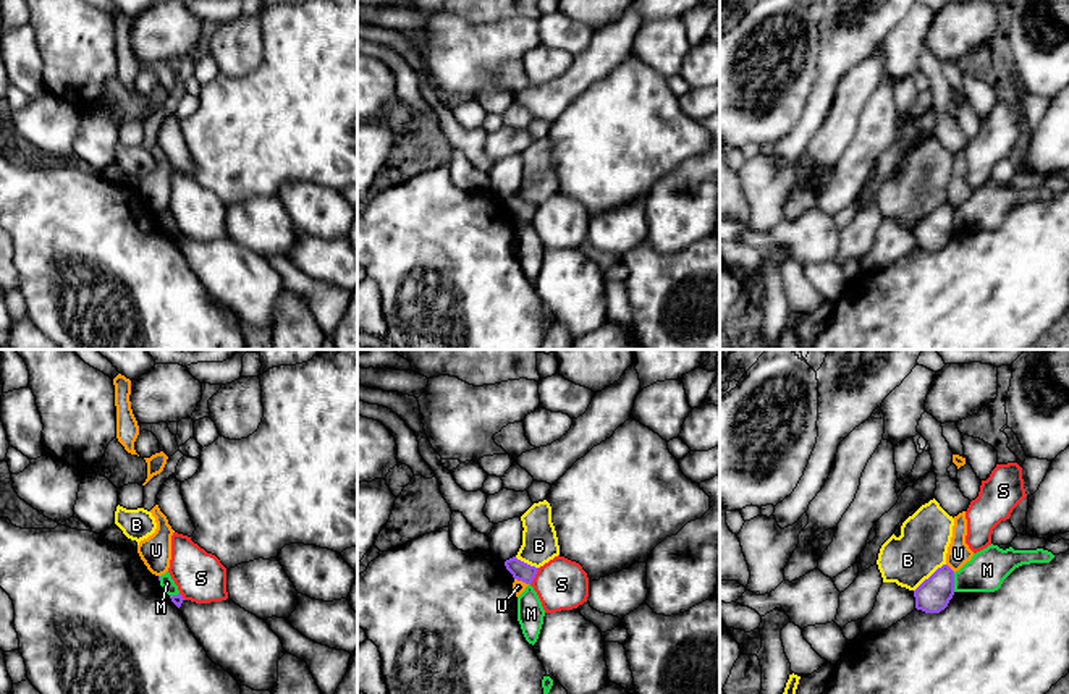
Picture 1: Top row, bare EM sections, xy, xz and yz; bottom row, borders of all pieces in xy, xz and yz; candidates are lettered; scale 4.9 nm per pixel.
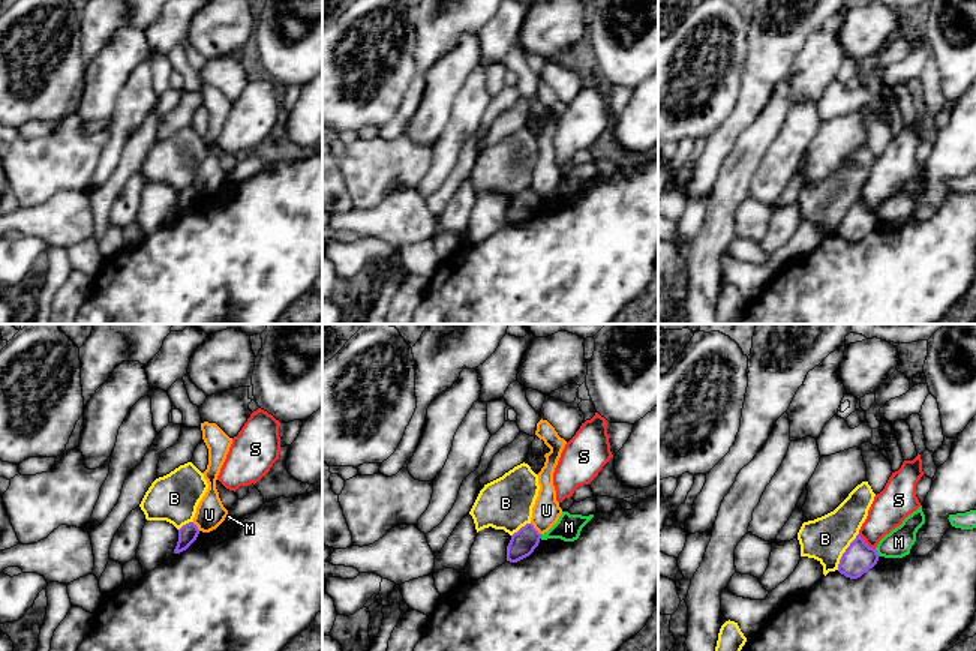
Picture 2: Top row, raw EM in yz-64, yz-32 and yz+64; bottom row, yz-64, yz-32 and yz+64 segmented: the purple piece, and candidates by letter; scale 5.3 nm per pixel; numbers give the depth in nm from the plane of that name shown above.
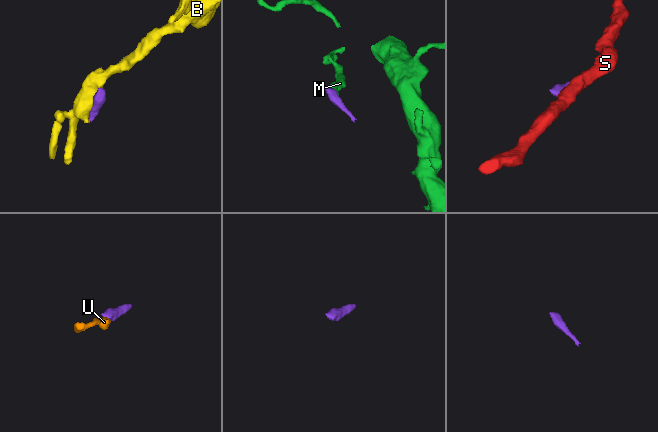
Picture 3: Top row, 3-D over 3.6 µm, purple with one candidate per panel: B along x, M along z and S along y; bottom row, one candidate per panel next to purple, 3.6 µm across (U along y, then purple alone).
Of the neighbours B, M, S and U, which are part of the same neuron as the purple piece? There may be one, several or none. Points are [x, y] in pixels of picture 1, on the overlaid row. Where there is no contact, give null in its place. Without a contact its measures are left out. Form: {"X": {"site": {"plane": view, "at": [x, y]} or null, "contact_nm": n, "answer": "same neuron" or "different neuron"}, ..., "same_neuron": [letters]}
{"B": {"site": {"plane": "yz", "at": [930, 576]}, "contact_nm": 220, "answer": "different neuron"}, "M": {"site": {"plane": "yz", "at": [953, 583]}, "contact_nm": 100, "answer": "different neuron"}, "S": {"site": {"plane": "xz", "at": [534, 576]}, "contact_nm": 100, "answer": "different neuron"}, "U": {"site": {"plane": "xz", "at": [521, 579]}, "contact_nm": 80, "answer": "different neuron"}, "same_neuron": []}

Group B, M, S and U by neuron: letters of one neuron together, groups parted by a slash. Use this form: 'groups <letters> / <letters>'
groups B / M / S / U

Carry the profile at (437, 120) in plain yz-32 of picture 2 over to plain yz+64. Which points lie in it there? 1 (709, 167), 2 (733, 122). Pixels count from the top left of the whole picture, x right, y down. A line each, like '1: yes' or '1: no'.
1: no
2: no

